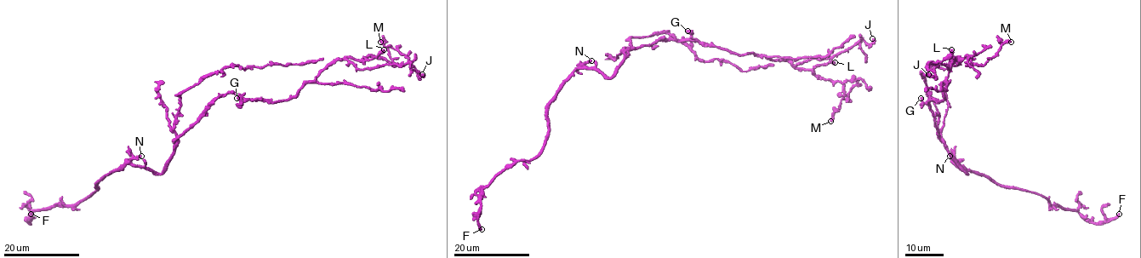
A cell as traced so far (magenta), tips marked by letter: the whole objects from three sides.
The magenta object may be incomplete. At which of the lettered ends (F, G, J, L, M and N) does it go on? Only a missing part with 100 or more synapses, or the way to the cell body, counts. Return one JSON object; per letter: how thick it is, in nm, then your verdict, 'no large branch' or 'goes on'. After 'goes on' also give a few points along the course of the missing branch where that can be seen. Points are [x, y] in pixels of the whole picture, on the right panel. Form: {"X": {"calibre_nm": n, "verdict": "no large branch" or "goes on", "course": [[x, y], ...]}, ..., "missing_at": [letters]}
{"F": {"calibre_nm": 340, "verdict": "goes on"}, "G": {"calibre_nm": 360, "verdict": "no large branch"}, "J": {"calibre_nm": 480, "verdict": "no large branch"}, "L": {"calibre_nm": 480, "verdict": "no large branch"}, "M": {"calibre_nm": 320, "verdict": "no large branch"}, "N": {"calibre_nm": 280, "verdict": "no large branch"}, "missing_at": ["F"]}

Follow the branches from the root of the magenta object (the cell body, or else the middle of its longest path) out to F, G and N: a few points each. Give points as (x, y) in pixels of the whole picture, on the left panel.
F: (178, 139), (174, 155), (161, 174), (125, 164), (105, 175), (81, 201), (36, 209), (29, 223), (31, 214)
G: (178, 139), (218, 98), (236, 93), (243, 100), (241, 102), (236, 98)
N: (178, 139), (174, 155), (161, 174), (153, 174), (143, 166), (131, 163), (134, 157), (141, 156)

